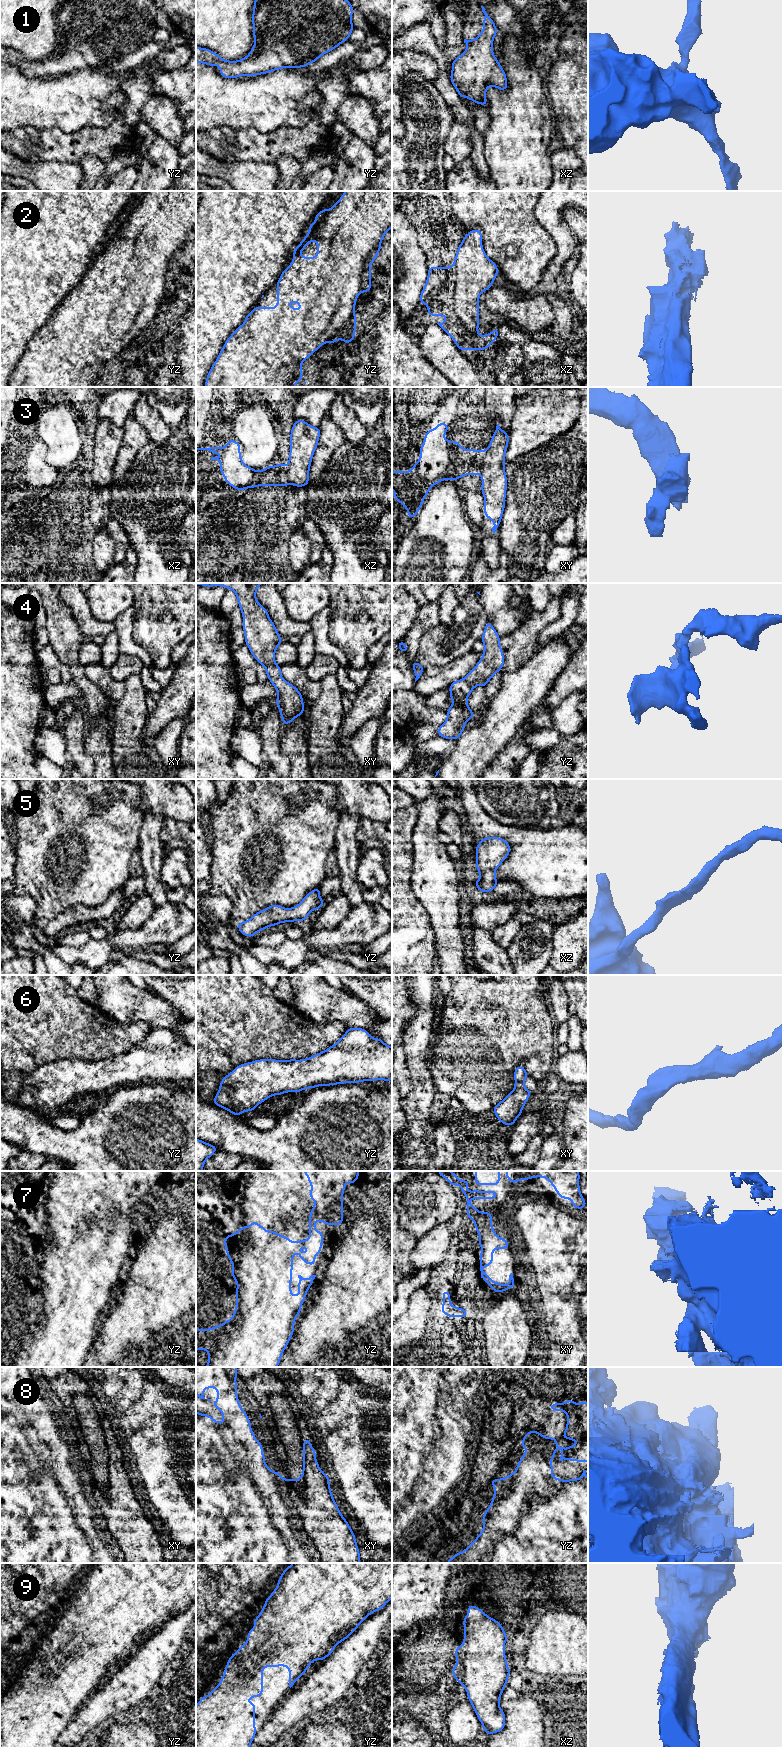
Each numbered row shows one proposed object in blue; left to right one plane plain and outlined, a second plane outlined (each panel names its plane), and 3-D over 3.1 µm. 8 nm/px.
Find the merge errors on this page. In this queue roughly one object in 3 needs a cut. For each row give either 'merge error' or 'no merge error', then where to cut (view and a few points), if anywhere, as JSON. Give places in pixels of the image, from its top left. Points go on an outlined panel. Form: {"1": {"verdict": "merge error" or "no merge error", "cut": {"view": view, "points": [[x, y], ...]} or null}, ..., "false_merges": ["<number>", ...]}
{"1": {"verdict": "no merge error", "cut": null}, "2": {"verdict": "no merge error", "cut": null}, "3": {"verdict": "merge error", "cut": {"view": "xy", "points": [[487, 451], [480, 472]]}}, "4": {"verdict": "no merge error", "cut": null}, "5": {"verdict": "no merge error", "cut": null}, "6": {"verdict": "no merge error", "cut": null}, "7": {"verdict": "merge error", "cut": {"view": "xy", "points": [[500, 1238], [491, 1238], [483, 1246]]}}, "8": {"verdict": "merge error", "cut": {"view": "xy", "points": [[313, 1449], [305, 1489], [281, 1490], [323, 1562]]}}, "9": {"verdict": "no merge error", "cut": null}, "false_merges": ["3", "7", "8"]}

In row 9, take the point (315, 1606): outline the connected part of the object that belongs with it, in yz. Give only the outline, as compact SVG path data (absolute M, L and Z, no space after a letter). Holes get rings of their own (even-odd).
M292 1563L285 1568L279 1577L278 1584L273 1593L266 1598L264 1607L259 1615L254 1619L254 1629L248 1631L248 1639L242 1647L227 1660L227 1666L224 1669L224 1675L220 1679L220 1683L206 1696L199 1699L196 1705L196 1747L250 1747L256 1735L255 1728L255 1709L256 1704L250 1704L250 1697L259 1697L263 1693L263 1668L279 1667L283 1665L289 1668L289 1687L306 1672L310 1664L314 1660L323 1661L330 1656L334 1648L343 1640L349 1638L368 1615L379 1611L385 1604L392 1599L392 1563Z

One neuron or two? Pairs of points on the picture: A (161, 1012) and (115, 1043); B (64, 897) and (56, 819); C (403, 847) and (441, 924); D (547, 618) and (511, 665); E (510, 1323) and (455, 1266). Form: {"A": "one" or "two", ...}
{"A": "two", "B": "one", "C": "two", "D": "one", "E": "one"}

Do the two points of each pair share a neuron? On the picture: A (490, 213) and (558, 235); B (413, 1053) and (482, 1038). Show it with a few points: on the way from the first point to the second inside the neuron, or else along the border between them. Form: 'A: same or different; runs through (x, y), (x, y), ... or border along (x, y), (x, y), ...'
A: different; border along (550, 235), (557, 251)
B: different; border along (438, 1039), (430, 1048), (427, 1067)

